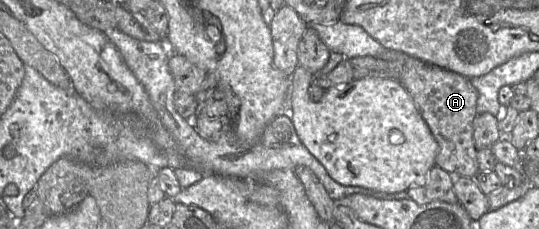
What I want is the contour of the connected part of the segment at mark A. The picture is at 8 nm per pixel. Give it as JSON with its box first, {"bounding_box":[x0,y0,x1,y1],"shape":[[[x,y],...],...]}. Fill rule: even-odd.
{"bounding_box":[398,56,479,178],"shape":[[[408,56],[402,64],[402,75],[398,82],[414,100],[438,143],[436,165],[448,173],[474,178],[479,172],[477,150],[473,141],[477,92],[470,80],[459,73]]]}

